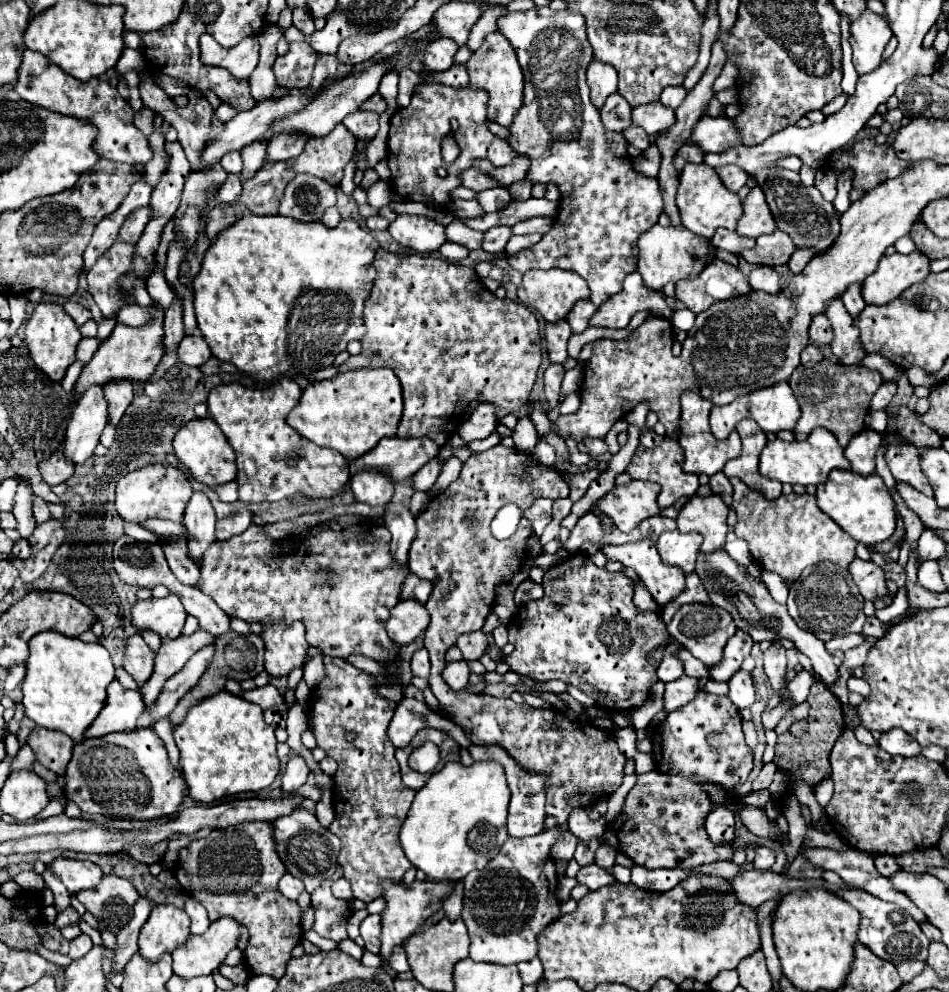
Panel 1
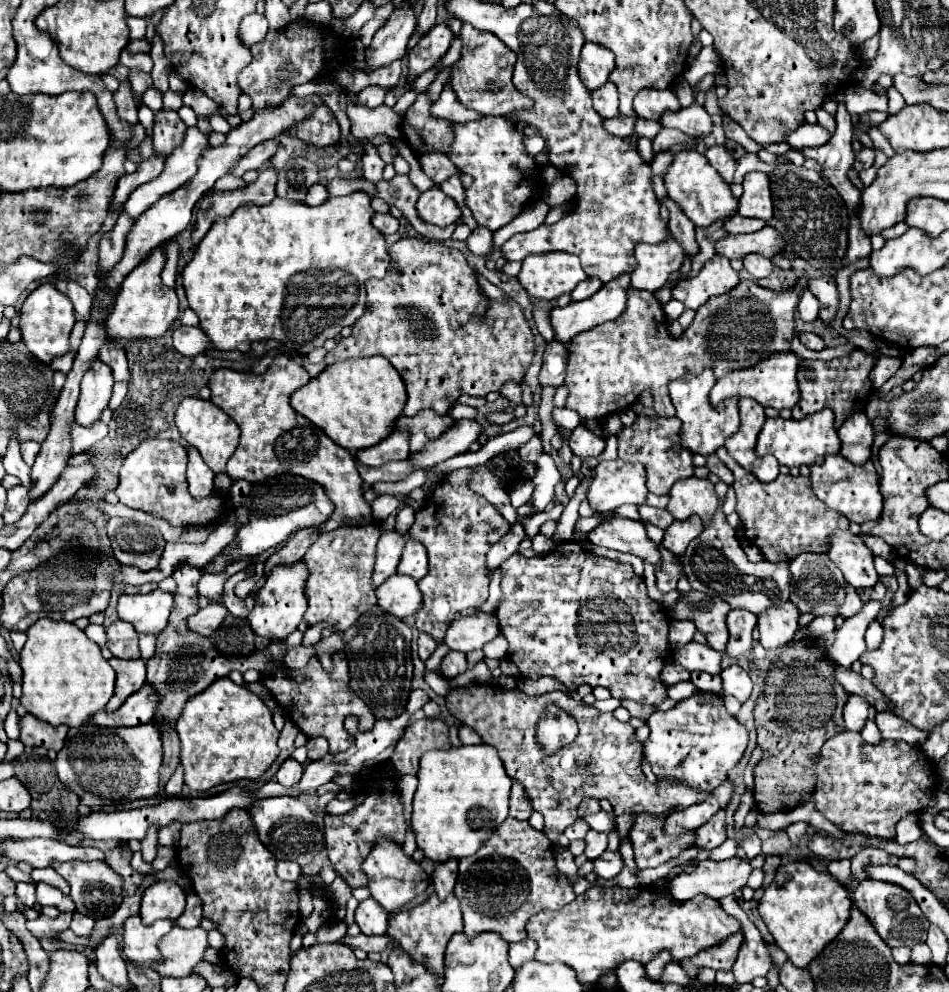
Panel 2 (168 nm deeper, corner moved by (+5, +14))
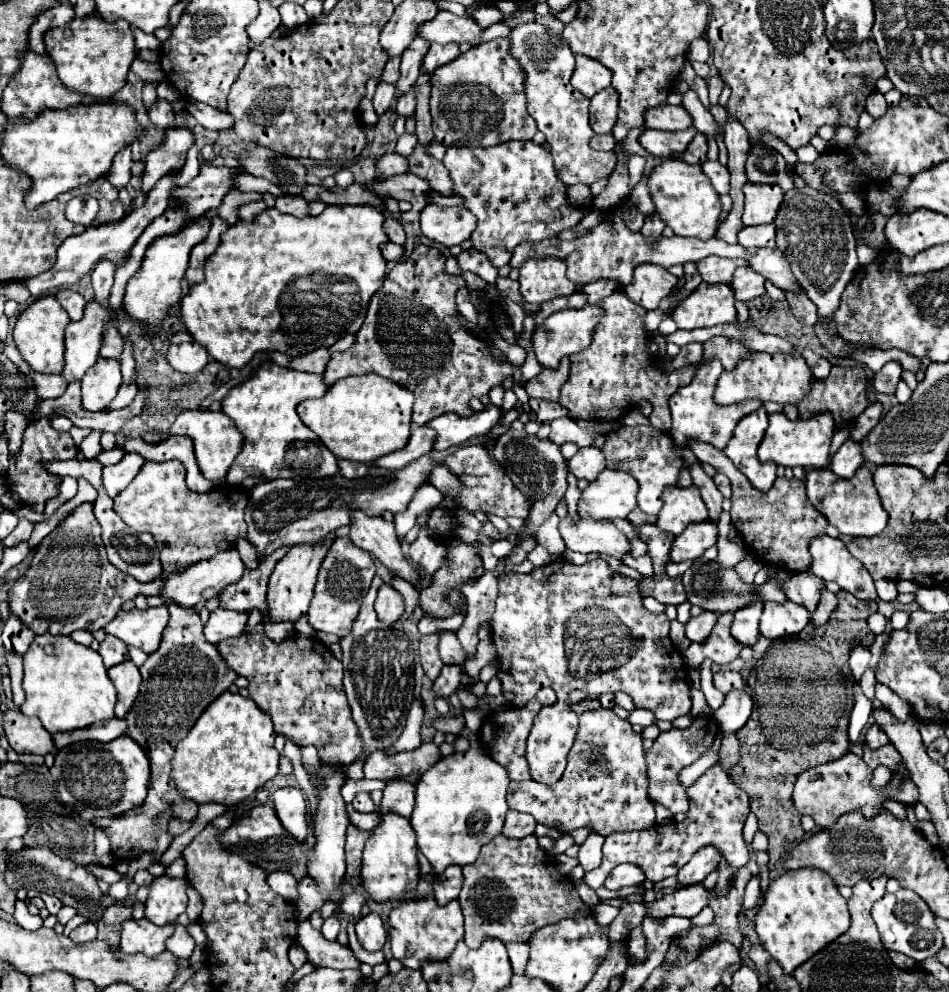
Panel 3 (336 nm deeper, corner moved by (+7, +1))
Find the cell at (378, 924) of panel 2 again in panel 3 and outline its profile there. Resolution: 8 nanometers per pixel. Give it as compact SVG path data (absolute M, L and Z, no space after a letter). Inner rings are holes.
M370 913L356 921L356 935L366 951L378 951L386 943L386 929L376 913Z

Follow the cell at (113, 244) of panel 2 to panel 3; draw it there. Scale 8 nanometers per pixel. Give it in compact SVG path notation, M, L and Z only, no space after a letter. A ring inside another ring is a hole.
M100 259L100 263L96 263L96 267L92 271L92 287L96 293L96 297L94 297L96 301L100 301L100 303L108 301L110 287L114 283L114 271L116 271L116 265L108 259Z

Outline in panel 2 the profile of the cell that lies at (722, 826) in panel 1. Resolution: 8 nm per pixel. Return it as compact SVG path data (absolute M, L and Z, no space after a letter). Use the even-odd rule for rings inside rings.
M720 810L710 822L706 822L696 830L694 848L712 850L720 846L724 840L726 840L726 820L724 820L724 810Z

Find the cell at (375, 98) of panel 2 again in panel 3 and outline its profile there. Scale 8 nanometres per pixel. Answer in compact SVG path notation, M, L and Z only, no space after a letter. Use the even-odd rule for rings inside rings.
M380 81L378 89L376 89L374 97L372 97L372 105L374 105L374 111L376 111L378 117L384 115L384 113L390 109L394 97L396 97L396 87L390 85L390 83L382 83L382 81Z

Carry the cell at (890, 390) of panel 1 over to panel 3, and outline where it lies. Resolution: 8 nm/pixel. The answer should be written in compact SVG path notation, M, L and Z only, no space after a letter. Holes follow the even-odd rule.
M894 361L886 363L878 373L874 373L874 383L872 383L874 391L892 395L896 391L900 375L902 375L902 367L898 363L894 363Z

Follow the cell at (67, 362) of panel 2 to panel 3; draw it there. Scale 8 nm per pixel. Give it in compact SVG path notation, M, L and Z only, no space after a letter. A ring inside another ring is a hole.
M34 373L34 387L36 387L40 399L56 399L66 391L68 383L64 383L64 375Z

